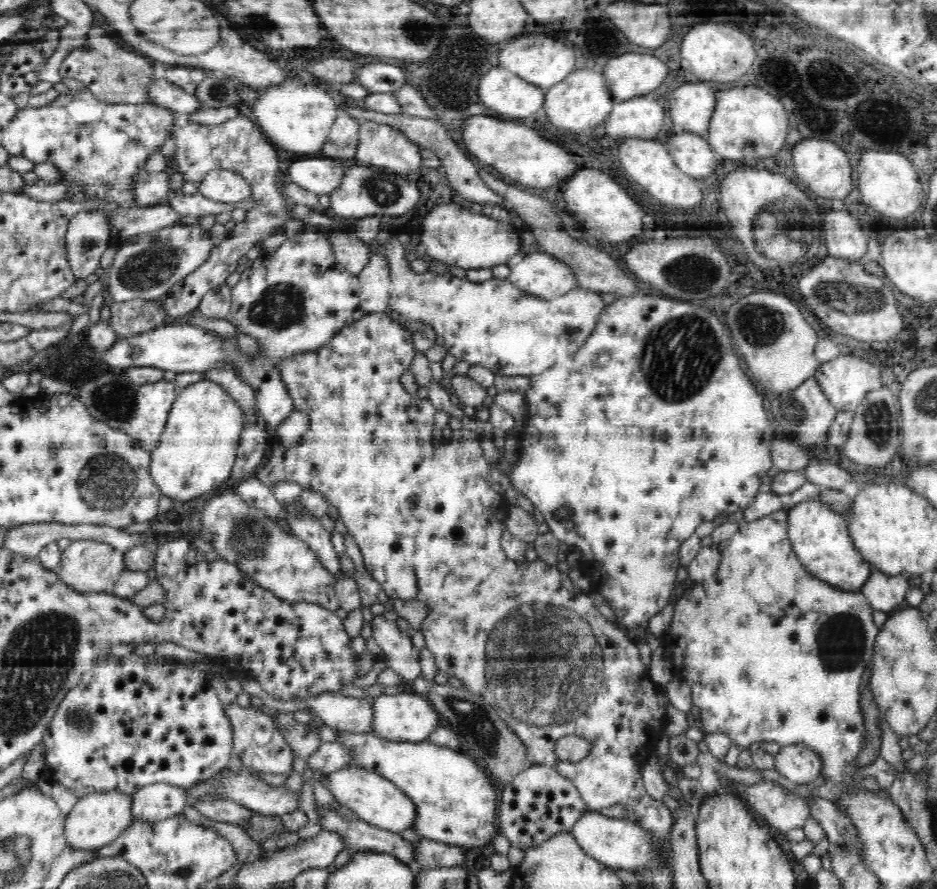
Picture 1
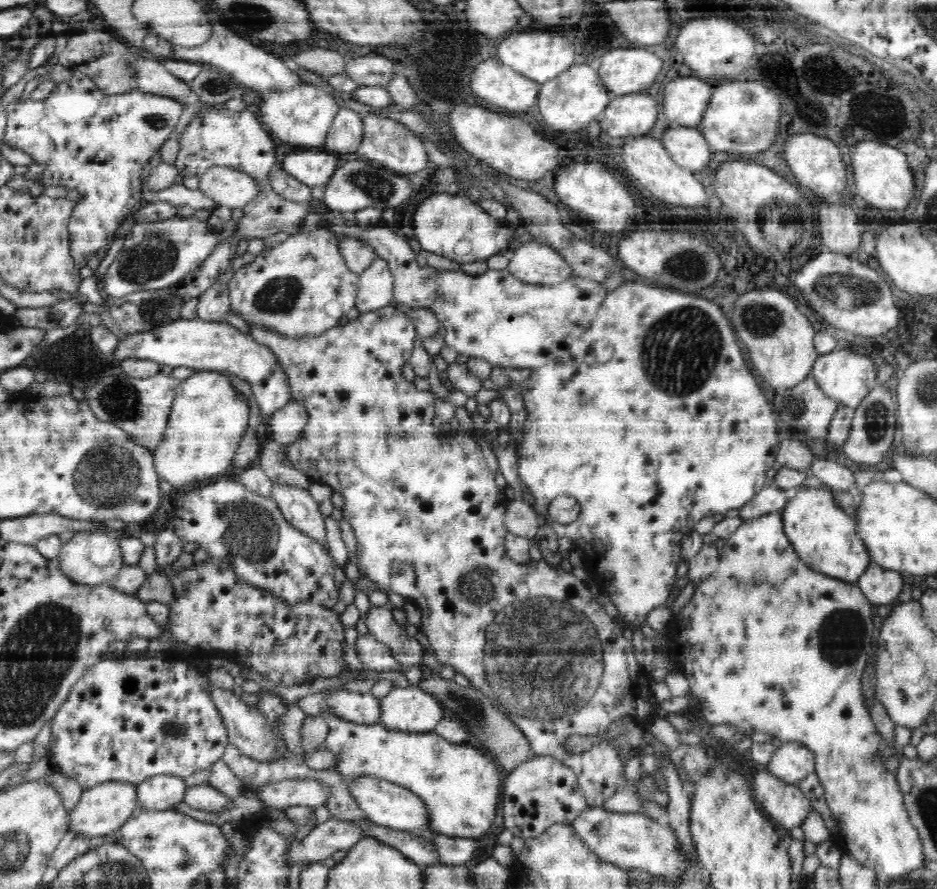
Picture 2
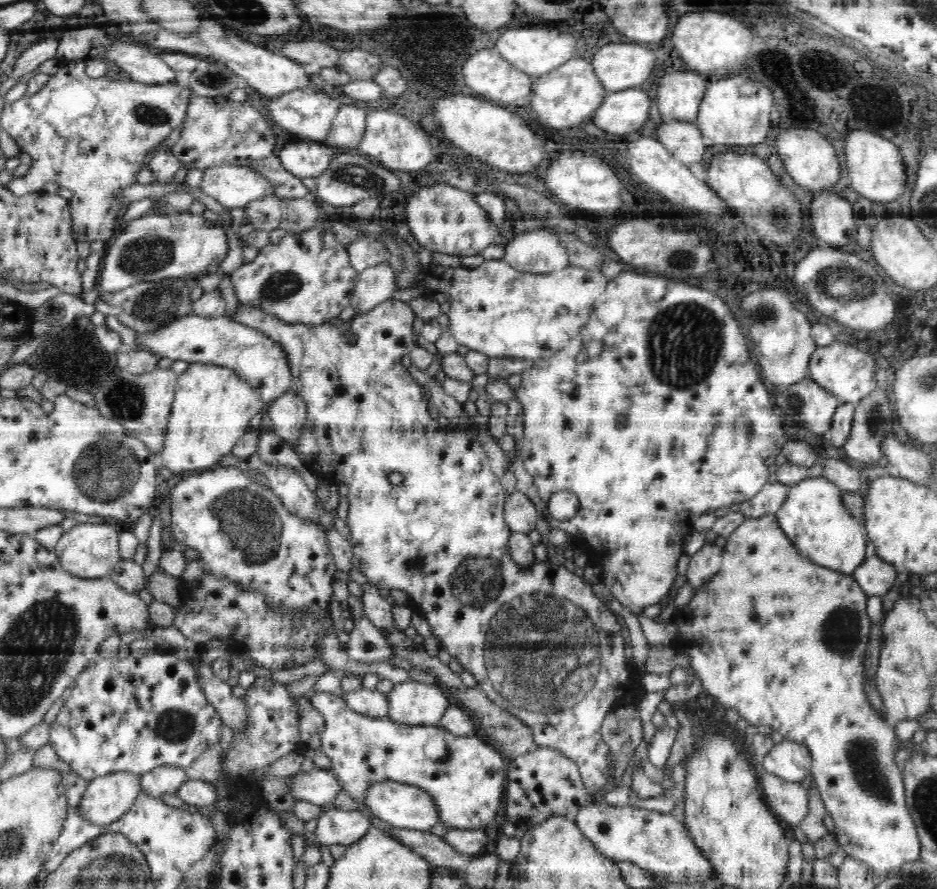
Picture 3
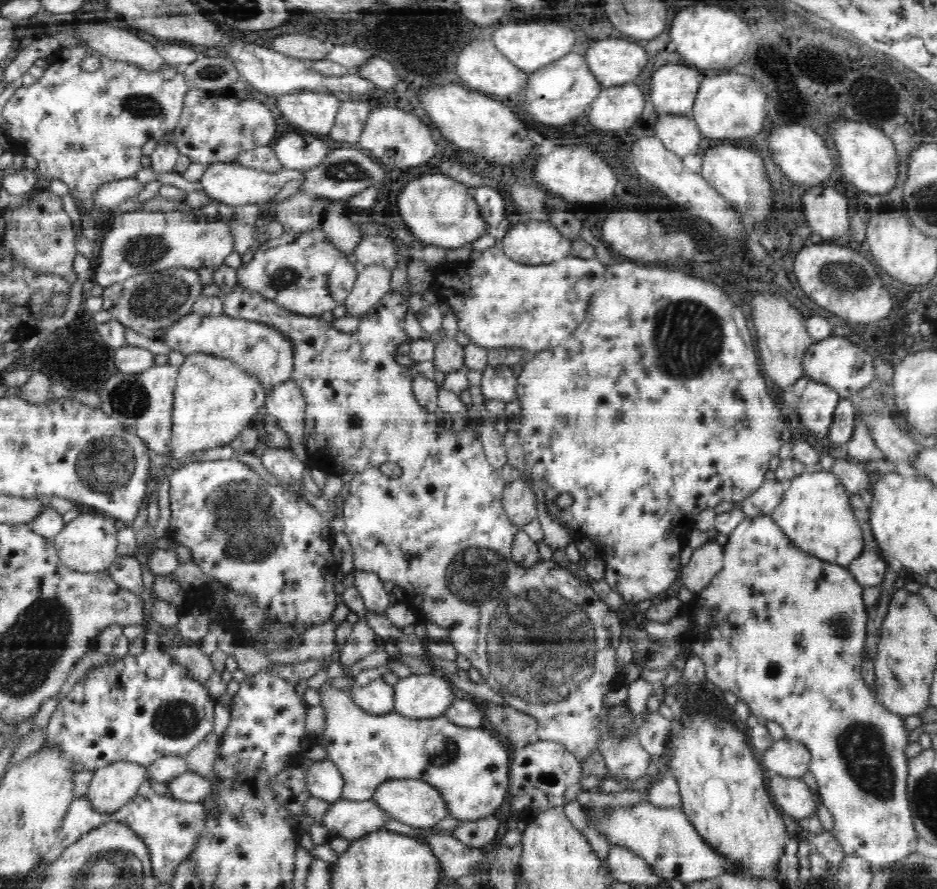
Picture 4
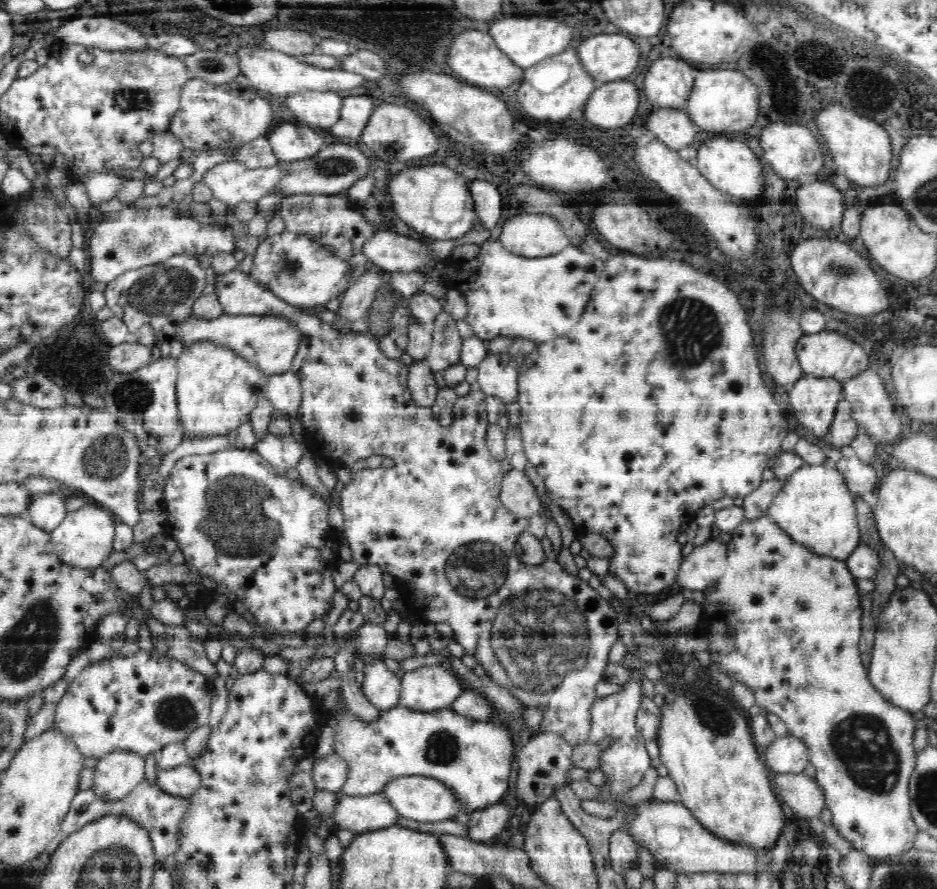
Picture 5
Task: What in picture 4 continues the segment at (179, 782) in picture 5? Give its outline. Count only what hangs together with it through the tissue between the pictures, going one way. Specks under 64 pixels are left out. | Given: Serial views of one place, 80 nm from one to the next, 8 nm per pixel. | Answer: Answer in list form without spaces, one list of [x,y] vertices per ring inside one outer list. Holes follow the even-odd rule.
[[[187,770],[182,775],[176,775],[168,784],[172,797],[186,802],[204,802],[209,797],[211,782],[196,772]]]

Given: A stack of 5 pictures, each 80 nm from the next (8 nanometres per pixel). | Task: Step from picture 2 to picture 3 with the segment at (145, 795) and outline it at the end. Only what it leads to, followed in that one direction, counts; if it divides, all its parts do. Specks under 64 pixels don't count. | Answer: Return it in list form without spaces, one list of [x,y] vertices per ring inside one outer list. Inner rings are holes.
[[[158,766],[141,776],[140,788],[148,795],[162,800],[162,794],[177,794],[179,786],[187,779],[186,772],[176,766]]]

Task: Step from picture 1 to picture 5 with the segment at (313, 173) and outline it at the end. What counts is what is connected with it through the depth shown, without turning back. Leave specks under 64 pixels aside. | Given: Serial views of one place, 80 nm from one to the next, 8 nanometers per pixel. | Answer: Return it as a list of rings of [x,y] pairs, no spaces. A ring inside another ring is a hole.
[[[297,122],[279,123],[267,136],[274,155],[282,162],[310,160],[328,144],[324,138],[313,127]]]

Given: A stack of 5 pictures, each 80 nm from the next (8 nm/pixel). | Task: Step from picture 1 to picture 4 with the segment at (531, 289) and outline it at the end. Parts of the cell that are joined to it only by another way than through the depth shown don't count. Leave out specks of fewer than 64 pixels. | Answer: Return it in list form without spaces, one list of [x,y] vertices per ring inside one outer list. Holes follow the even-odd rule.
[[[520,222],[499,243],[506,257],[522,264],[550,264],[570,255],[572,243],[551,222]]]

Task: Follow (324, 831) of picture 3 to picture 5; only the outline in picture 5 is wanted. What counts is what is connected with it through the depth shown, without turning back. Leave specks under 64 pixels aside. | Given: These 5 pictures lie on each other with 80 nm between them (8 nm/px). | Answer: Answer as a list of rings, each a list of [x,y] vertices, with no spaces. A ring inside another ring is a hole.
[[[386,793],[368,796],[342,795],[332,818],[340,829],[350,829],[356,834],[396,825],[398,812]]]

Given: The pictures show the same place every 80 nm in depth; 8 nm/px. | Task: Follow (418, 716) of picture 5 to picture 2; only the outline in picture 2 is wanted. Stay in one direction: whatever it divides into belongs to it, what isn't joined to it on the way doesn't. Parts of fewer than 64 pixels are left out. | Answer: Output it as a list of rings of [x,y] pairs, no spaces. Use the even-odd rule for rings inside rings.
[[[322,707],[321,717],[327,722],[327,732],[323,744],[336,757],[336,770],[344,780],[354,782],[360,776],[374,776],[399,785],[422,797],[428,809],[428,828],[438,835],[448,837],[466,837],[480,840],[488,830],[494,828],[494,818],[500,802],[500,792],[503,788],[501,768],[495,764],[489,754],[479,752],[470,743],[456,744],[450,742],[434,731],[404,732],[398,729],[388,729],[382,723],[362,724],[346,721]]]

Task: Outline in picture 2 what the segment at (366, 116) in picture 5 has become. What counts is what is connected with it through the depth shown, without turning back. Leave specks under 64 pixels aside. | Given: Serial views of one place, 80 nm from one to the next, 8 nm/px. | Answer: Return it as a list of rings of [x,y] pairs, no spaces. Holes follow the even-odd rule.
[[[339,107],[323,147],[330,154],[354,154],[364,137],[364,123],[354,110]]]

